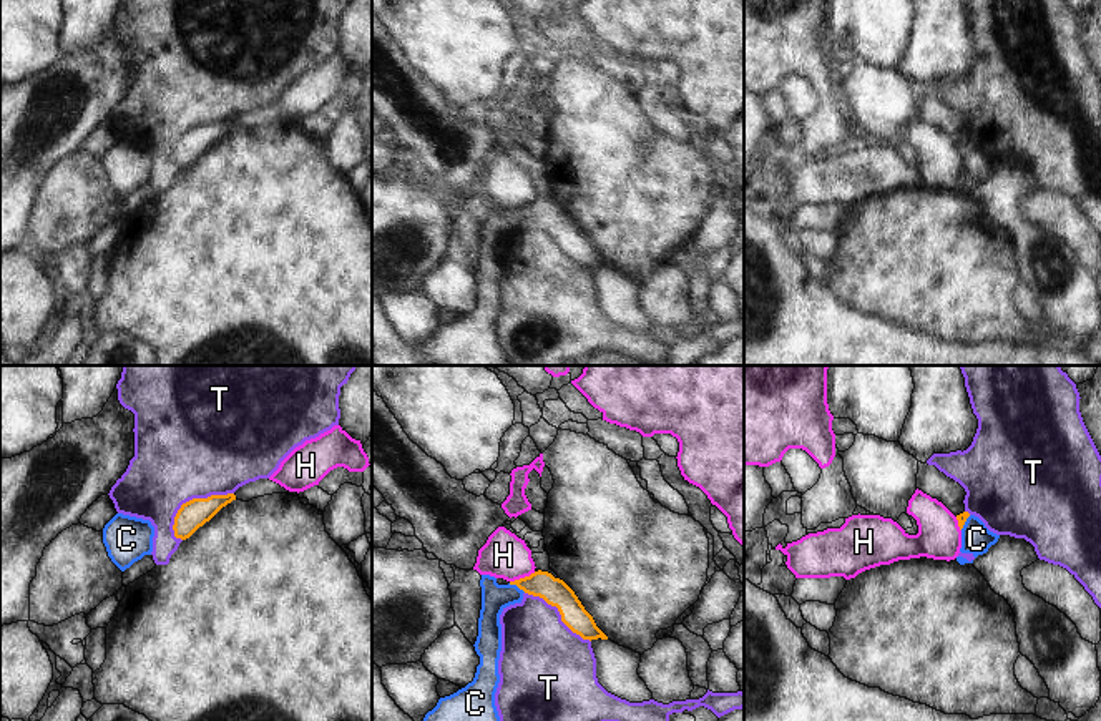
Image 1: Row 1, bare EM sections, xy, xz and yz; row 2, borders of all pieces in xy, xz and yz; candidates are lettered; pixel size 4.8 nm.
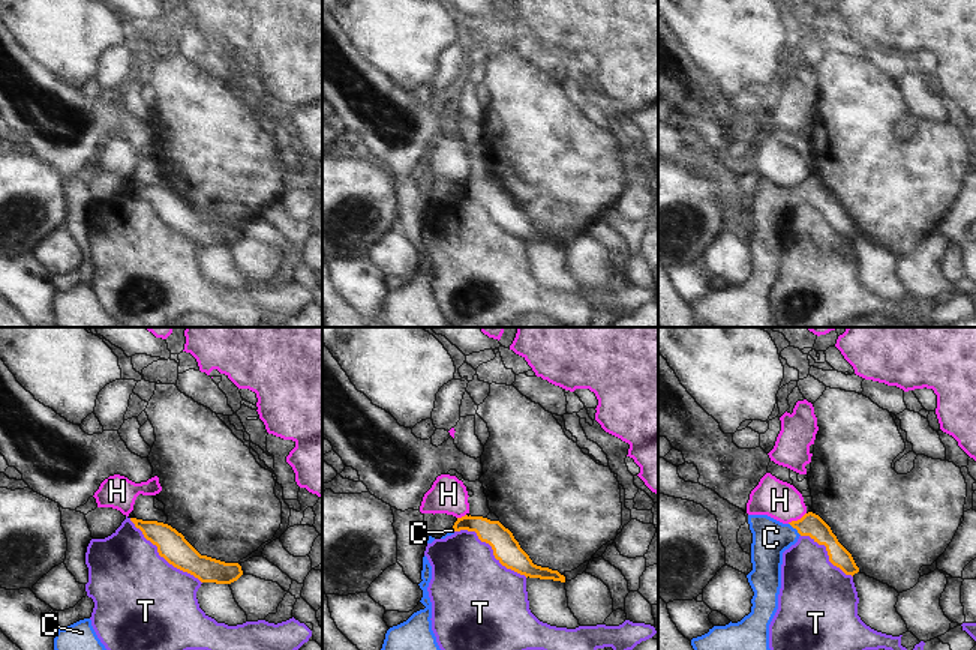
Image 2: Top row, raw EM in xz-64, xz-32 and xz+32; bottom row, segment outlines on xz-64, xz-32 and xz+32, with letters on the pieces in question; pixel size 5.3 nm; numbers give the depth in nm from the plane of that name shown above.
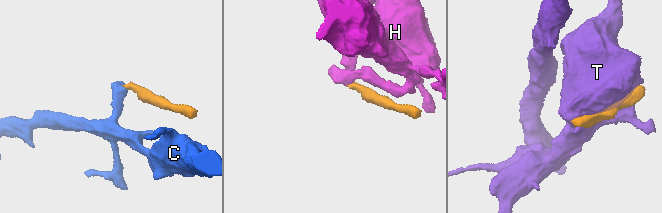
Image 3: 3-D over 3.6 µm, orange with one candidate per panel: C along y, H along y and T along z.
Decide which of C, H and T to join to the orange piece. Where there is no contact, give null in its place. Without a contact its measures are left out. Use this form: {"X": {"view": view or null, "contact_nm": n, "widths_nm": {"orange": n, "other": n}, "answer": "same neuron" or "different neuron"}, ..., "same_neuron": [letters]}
{"C": {"view": "xz", "contact_nm": 100, "widths_nm": {"orange": 140, "other": 130}, "answer": "same neuron"}, "H": {"view": "xz", "contact_nm": 140, "widths_nm": {"orange": 140, "other": 220}, "answer": "different neuron"}, "T": {"view": "xy", "contact_nm": 360, "widths_nm": {"orange": 140, "other": 500}, "answer": "different neuron"}, "same_neuron": ["C"]}

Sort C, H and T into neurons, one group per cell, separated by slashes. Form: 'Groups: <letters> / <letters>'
Groups: C / H / T

